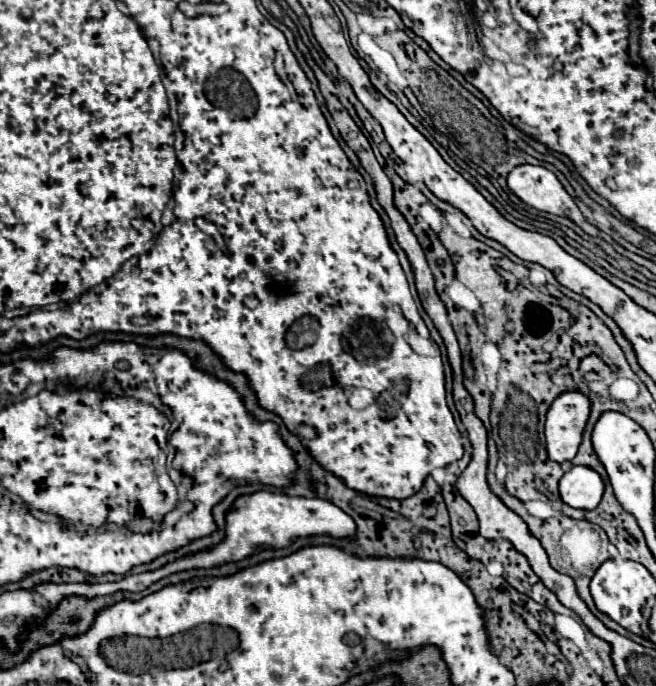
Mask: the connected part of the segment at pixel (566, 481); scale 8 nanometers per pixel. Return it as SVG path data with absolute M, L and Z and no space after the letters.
M572 466L560 480L560 498L564 504L580 510L592 510L600 504L604 482L598 472L586 466Z

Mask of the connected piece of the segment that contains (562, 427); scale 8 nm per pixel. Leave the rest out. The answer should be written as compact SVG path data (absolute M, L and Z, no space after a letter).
M564 392L546 414L546 450L552 462L570 462L580 446L590 402L580 392Z

